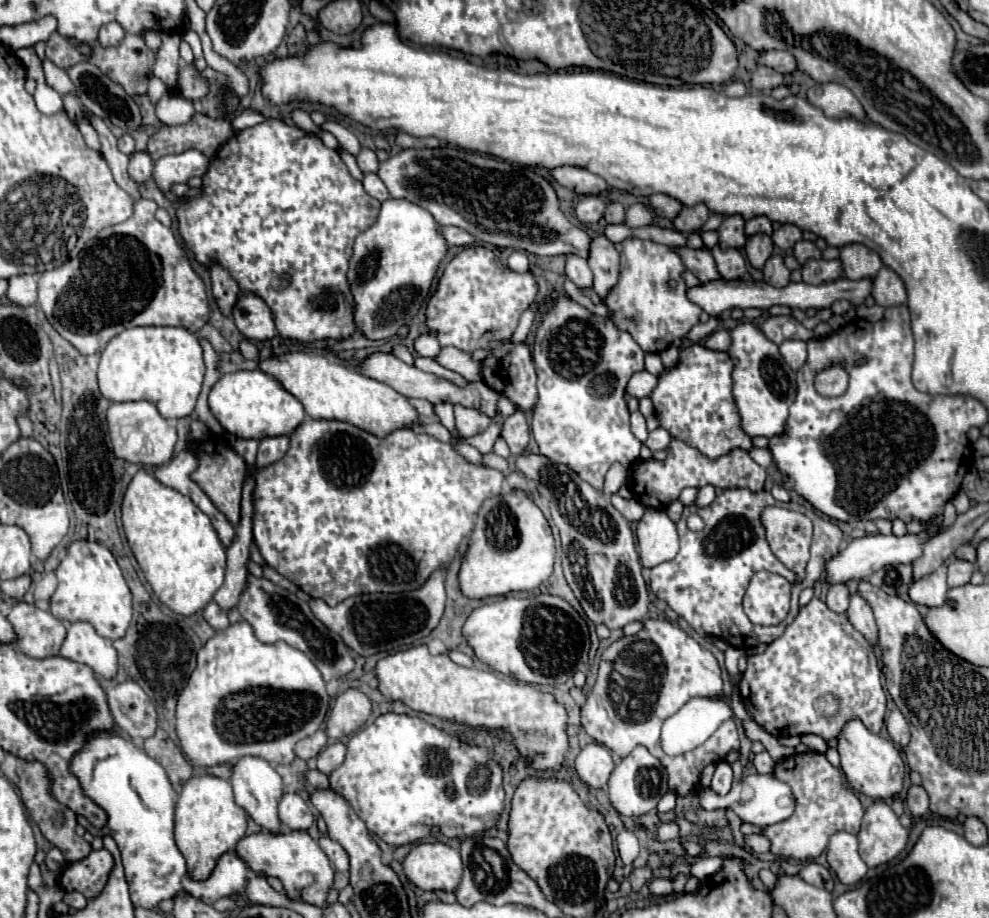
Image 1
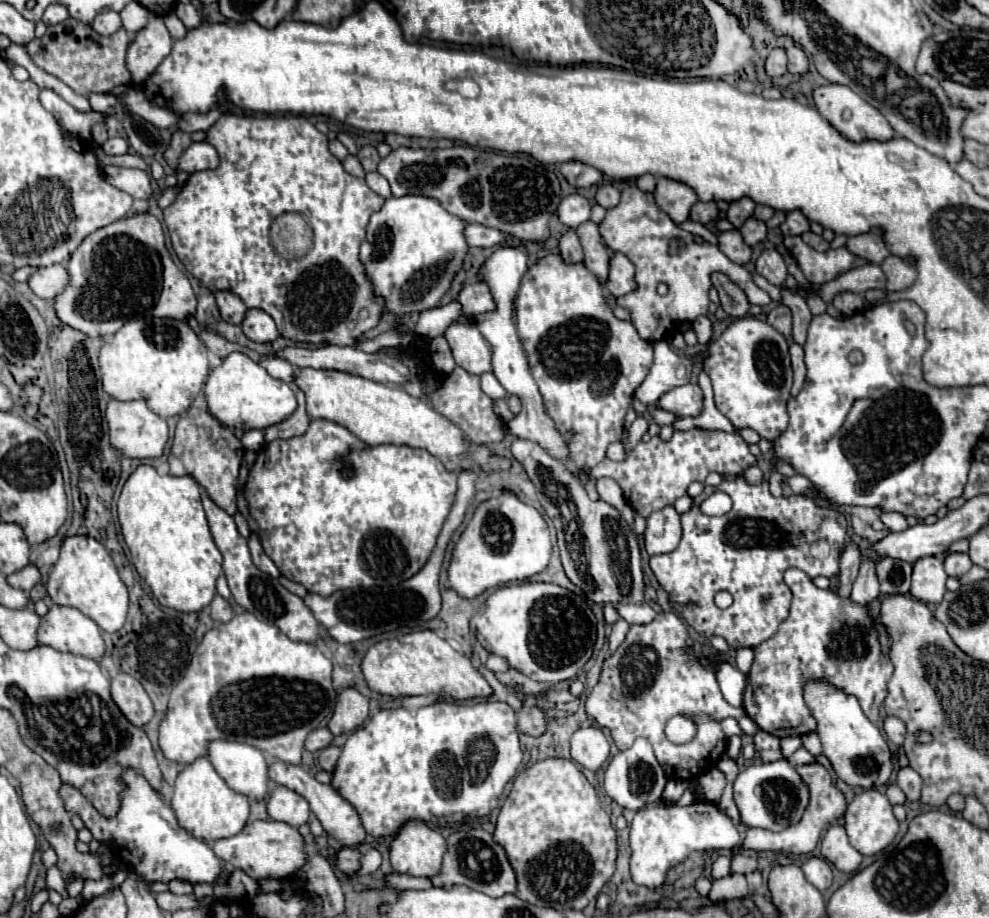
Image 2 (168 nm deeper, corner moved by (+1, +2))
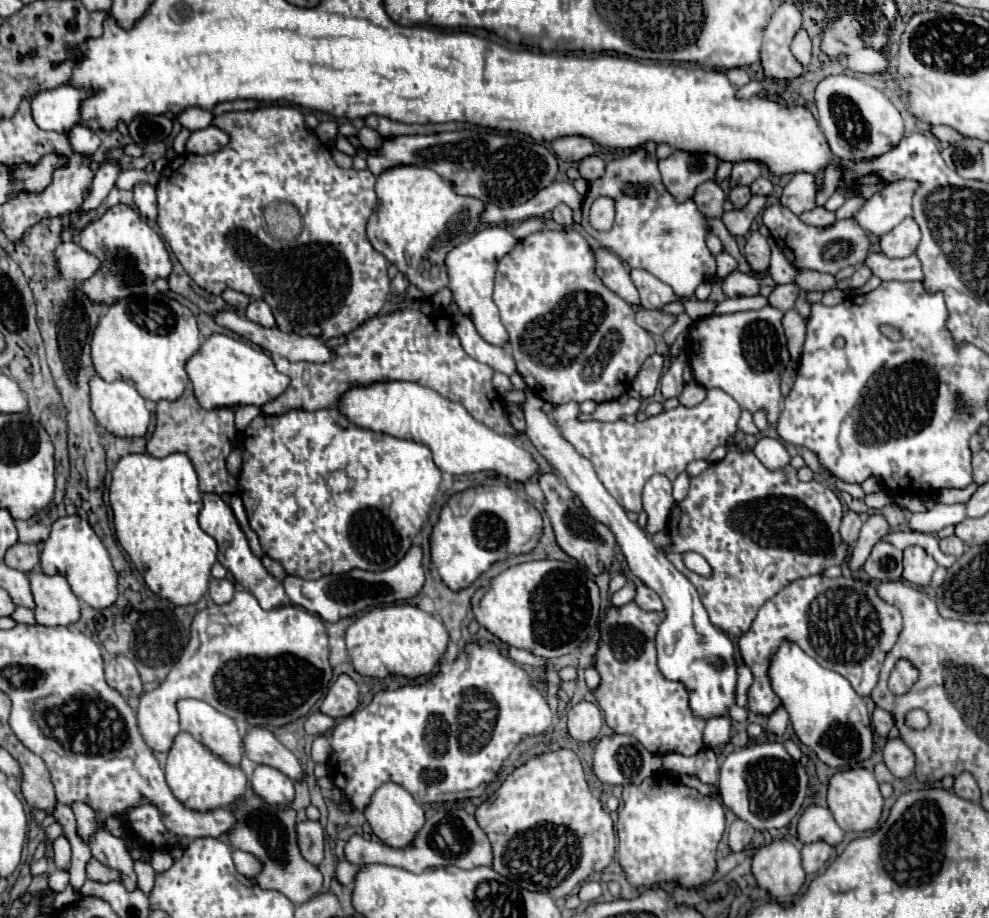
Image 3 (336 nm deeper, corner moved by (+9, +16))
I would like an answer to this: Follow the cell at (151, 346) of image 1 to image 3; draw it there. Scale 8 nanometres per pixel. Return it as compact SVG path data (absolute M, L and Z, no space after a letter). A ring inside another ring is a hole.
M127 296L111 304L109 312L99 320L97 330L91 338L91 356L95 370L103 380L117 380L117 378L131 380L137 392L141 392L145 400L159 402L159 400L177 400L183 394L185 386L189 384L185 362L199 350L199 346L201 340L199 340L197 320L187 306L167 296L161 298Z

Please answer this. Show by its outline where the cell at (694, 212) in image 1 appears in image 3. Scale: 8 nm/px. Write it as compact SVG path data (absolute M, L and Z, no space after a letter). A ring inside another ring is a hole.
M705 182L701 188L697 188L693 196L695 204L701 208L701 212L709 218L721 218L723 216L723 202L725 202L725 192L717 182Z

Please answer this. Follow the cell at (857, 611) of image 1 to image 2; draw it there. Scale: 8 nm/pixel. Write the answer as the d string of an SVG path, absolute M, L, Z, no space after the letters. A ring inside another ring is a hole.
M865 560L861 564L857 580L853 582L851 600L855 604L867 608L877 598L879 598L879 582L877 582L877 576L875 576L875 562L873 560Z

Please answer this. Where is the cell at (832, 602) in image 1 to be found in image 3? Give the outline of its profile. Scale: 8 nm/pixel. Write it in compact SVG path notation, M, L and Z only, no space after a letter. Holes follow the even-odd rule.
M849 510L845 516L843 516L843 522L841 522L841 538L845 540L845 544L853 546L857 542L857 536L859 536L859 530L861 530L861 518L857 512Z

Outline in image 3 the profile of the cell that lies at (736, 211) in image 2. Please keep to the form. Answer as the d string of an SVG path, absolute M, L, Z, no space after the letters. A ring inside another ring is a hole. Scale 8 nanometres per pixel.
M741 160L733 166L731 172L731 186L733 184L751 184L755 178L761 176L761 164L755 160Z

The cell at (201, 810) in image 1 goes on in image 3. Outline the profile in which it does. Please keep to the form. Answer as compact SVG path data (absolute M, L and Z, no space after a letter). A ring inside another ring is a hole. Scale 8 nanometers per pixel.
M179 732L175 736L167 756L165 778L177 800L181 800L187 808L197 808L201 812L231 806L245 794L247 788L247 776L241 766L229 766L199 740L195 740L189 732Z

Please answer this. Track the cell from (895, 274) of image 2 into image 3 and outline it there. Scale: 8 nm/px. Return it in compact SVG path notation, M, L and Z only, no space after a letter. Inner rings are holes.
M907 216L891 232L881 236L881 248L883 248L885 256L901 258L901 256L913 254L917 250L919 240L921 240L921 230L919 230L917 222L911 216Z

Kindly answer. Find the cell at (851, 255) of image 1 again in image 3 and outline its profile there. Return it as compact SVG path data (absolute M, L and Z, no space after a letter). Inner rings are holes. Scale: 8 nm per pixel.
M899 180L893 184L885 184L879 192L875 192L865 206L853 216L867 232L883 236L891 232L905 216L913 214L911 200L919 182L915 180Z

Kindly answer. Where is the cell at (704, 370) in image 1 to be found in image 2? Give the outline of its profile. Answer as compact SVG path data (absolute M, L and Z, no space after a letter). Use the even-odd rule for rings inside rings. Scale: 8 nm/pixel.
M695 382L675 386L659 398L657 406L667 412L673 412L677 416L699 416L703 412L701 386Z

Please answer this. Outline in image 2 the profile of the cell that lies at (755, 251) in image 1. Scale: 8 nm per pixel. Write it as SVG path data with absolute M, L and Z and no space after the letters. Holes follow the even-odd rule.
M749 218L743 226L741 226L741 236L749 246L757 246L761 242L767 240L767 228L765 222L757 222L755 218Z

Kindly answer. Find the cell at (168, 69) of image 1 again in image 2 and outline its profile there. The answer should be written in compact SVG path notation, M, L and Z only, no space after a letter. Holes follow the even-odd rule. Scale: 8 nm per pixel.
M149 14L149 26L145 26L141 34L137 34L127 54L129 70L133 70L133 82L143 84L169 56L171 46L173 40L167 26L163 24L163 18Z

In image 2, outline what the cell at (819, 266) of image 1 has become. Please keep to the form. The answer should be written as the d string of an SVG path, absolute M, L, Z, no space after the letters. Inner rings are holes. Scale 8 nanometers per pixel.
M799 236L785 238L785 246L795 256L805 278L813 284L829 282L837 274L843 274L845 270L849 270L853 264L853 256L849 254L849 250L845 246L837 248L837 250L817 252L811 246L805 246L805 242L801 242Z

